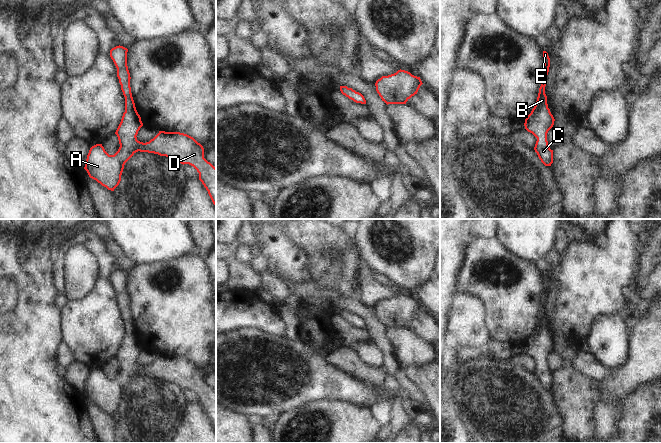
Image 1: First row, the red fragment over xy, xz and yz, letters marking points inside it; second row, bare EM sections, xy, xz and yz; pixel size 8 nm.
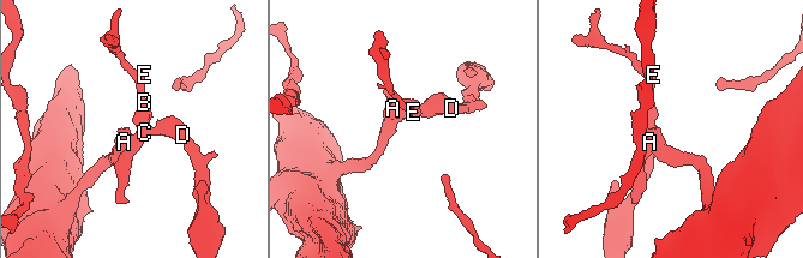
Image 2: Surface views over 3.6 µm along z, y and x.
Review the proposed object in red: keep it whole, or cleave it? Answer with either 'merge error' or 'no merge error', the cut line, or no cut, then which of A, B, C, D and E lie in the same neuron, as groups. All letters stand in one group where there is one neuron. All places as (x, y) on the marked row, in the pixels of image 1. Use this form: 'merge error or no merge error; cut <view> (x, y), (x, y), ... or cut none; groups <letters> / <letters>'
no merge error; cut none; groups A B C D E

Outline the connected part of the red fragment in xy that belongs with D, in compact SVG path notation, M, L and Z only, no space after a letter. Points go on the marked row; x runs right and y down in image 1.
M120 45L110 50L110 57L117 68L117 77L125 97L125 112L115 132L120 147L114 155L109 155L102 144L92 146L84 169L90 178L108 190L114 191L121 181L125 163L136 152L166 156L178 160L183 165L193 166L216 206L216 168L204 158L203 146L193 137L180 132L159 131L149 142L143 143L137 140L136 136L143 123L131 93L127 52L128 49Z

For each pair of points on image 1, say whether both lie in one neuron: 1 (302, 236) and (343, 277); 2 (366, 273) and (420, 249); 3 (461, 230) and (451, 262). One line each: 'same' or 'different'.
1: same
2: different
3: same

